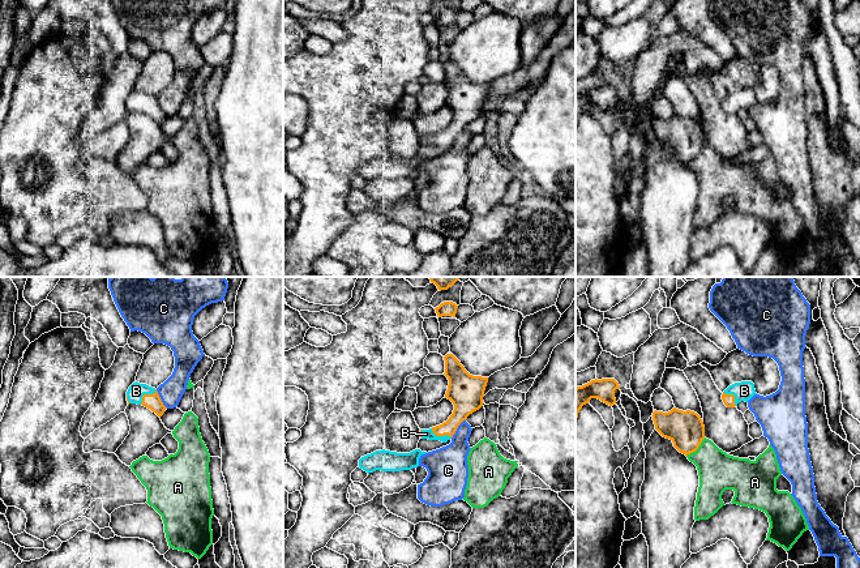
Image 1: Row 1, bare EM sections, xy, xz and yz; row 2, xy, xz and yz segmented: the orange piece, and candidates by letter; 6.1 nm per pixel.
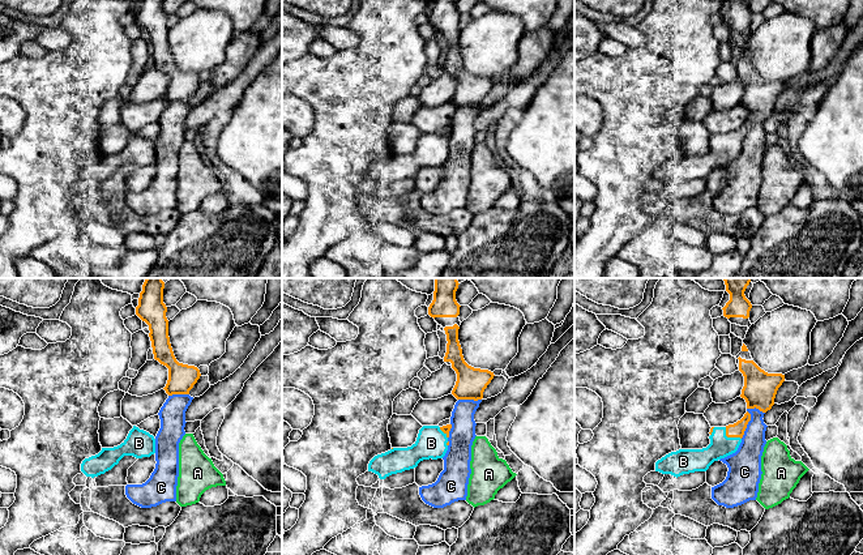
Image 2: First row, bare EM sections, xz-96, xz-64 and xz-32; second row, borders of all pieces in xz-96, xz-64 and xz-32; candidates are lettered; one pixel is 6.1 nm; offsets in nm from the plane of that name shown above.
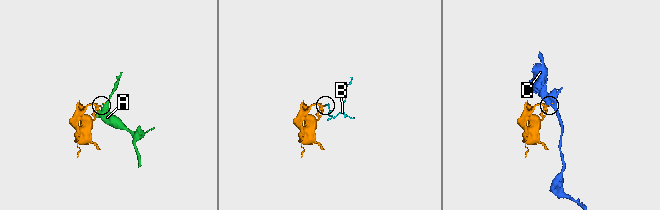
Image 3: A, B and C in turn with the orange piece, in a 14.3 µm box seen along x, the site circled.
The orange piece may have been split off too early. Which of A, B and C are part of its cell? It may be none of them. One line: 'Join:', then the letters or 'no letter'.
Join: B

